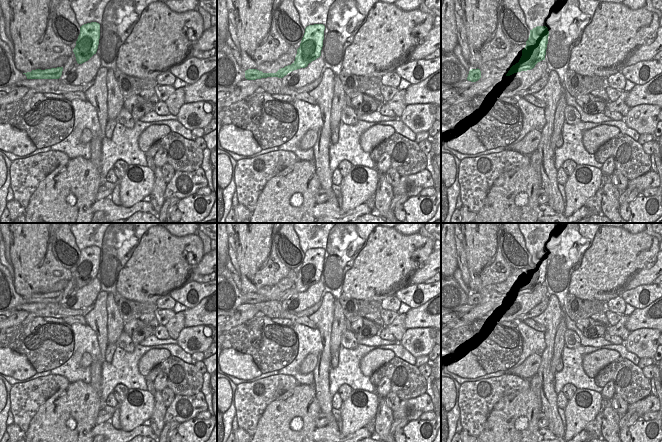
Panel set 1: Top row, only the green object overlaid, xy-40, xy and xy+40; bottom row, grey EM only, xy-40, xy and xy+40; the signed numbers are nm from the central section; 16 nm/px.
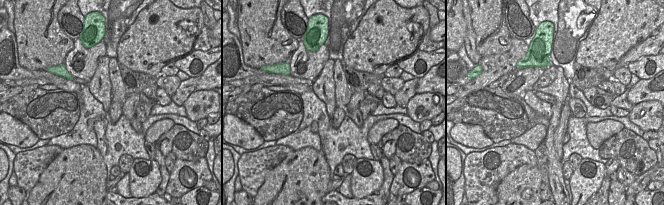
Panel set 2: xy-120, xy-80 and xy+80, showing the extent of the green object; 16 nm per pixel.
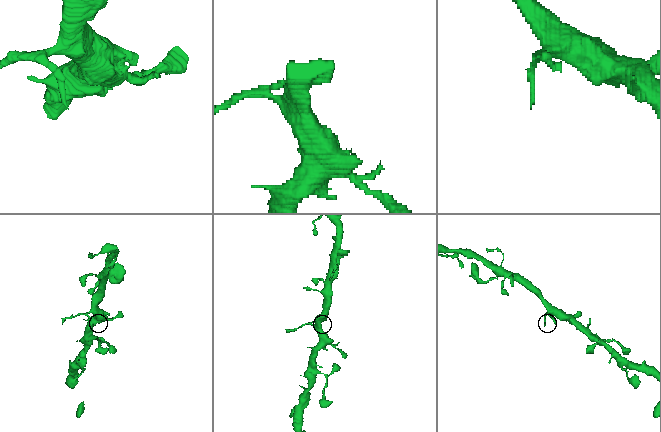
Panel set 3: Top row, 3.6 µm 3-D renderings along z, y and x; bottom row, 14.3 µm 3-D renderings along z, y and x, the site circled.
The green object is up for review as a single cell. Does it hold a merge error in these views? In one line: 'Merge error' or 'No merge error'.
No merge error

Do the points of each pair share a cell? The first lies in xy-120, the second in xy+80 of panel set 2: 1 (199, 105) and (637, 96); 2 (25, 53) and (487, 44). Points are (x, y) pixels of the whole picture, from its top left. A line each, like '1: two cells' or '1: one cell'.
1: two cells
2: one cell

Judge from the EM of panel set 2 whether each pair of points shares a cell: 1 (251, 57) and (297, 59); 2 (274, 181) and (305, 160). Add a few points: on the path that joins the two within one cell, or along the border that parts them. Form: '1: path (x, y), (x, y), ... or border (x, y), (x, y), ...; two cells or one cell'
1: border (298, 40), (298, 46), (285, 61); two cells
2: path (282, 176), (284, 174), (291, 174), (297, 168); one cell

